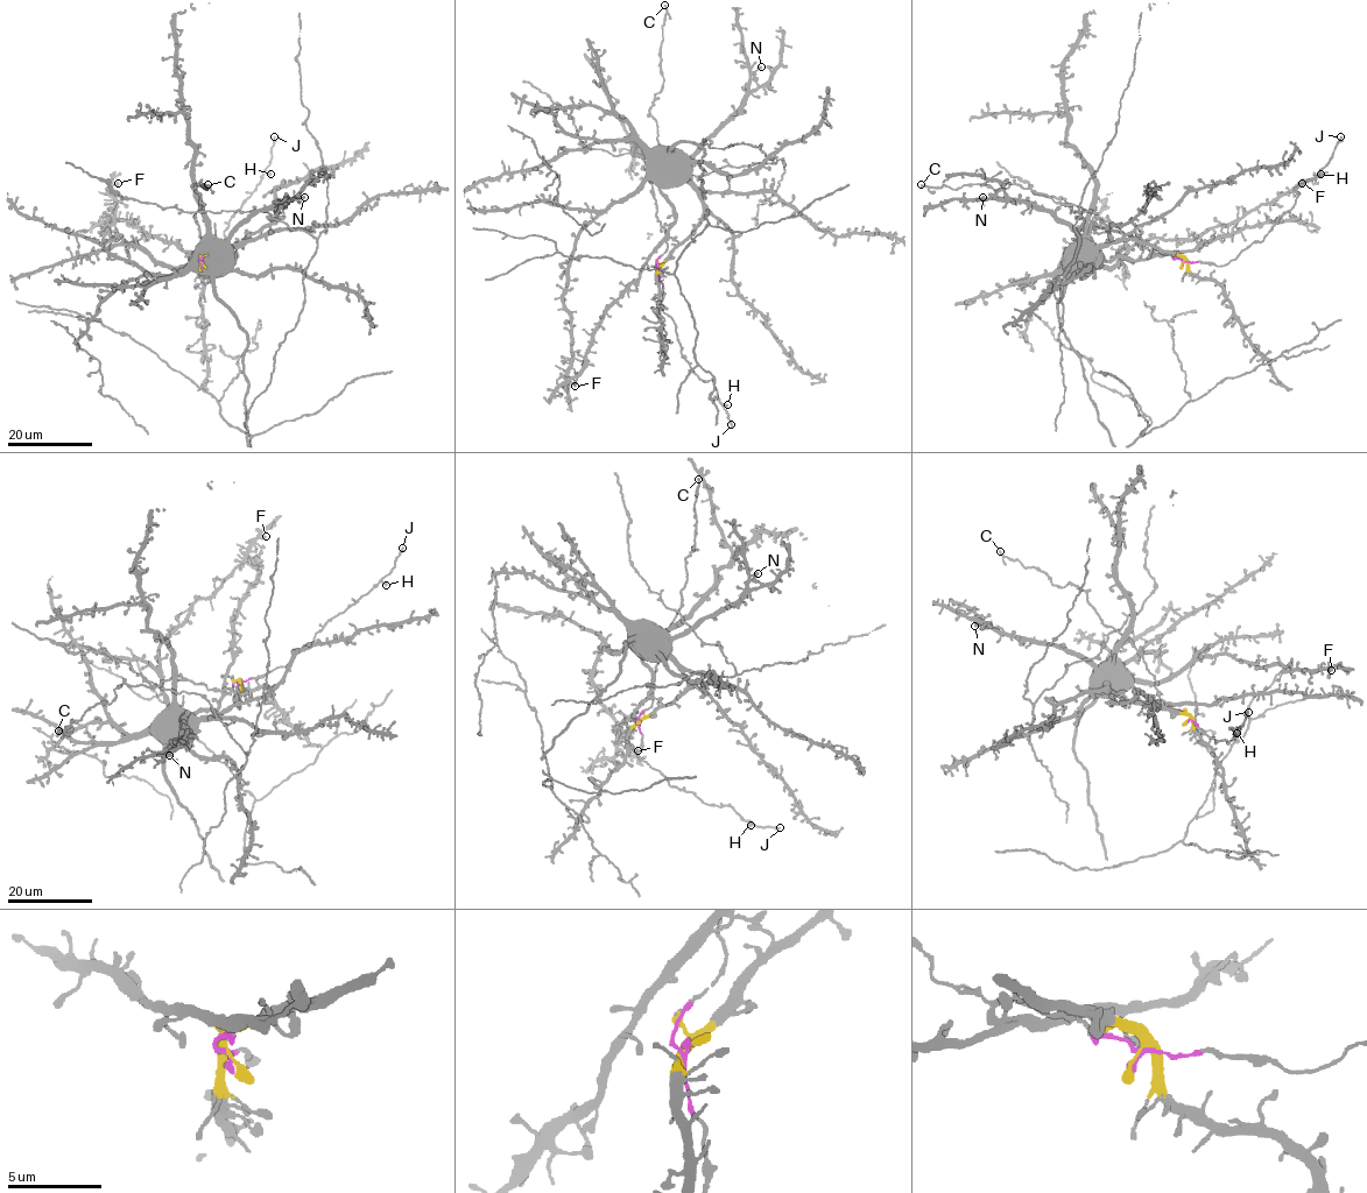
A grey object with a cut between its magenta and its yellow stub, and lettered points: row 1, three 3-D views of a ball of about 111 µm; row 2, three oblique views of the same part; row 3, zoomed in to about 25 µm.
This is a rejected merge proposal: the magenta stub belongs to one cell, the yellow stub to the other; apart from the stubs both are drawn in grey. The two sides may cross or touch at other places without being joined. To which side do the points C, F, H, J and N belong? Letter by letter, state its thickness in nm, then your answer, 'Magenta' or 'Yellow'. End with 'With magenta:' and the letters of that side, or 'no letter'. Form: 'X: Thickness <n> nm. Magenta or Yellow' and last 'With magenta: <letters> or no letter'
C: Thickness 240 nm. Magenta
F: Thickness 360 nm. Yellow
H: Thickness 380 nm. Magenta
J: Thickness 120 nm. Magenta
N: Thickness 340 nm. Yellow
With magenta: C, H, J

